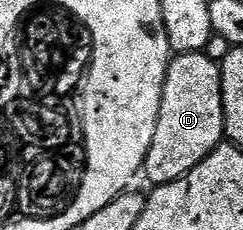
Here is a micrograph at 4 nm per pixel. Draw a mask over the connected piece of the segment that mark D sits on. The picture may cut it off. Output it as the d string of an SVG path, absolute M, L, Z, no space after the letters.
M182 52L174 55L165 75L165 89L161 99L159 122L155 126L155 138L151 142L151 150L147 154L143 169L144 175L149 175L150 185L166 184L183 178L191 170L195 170L195 166L199 166L199 162L203 162L203 158L214 152L225 139L220 63L216 59L213 61L205 52Z

